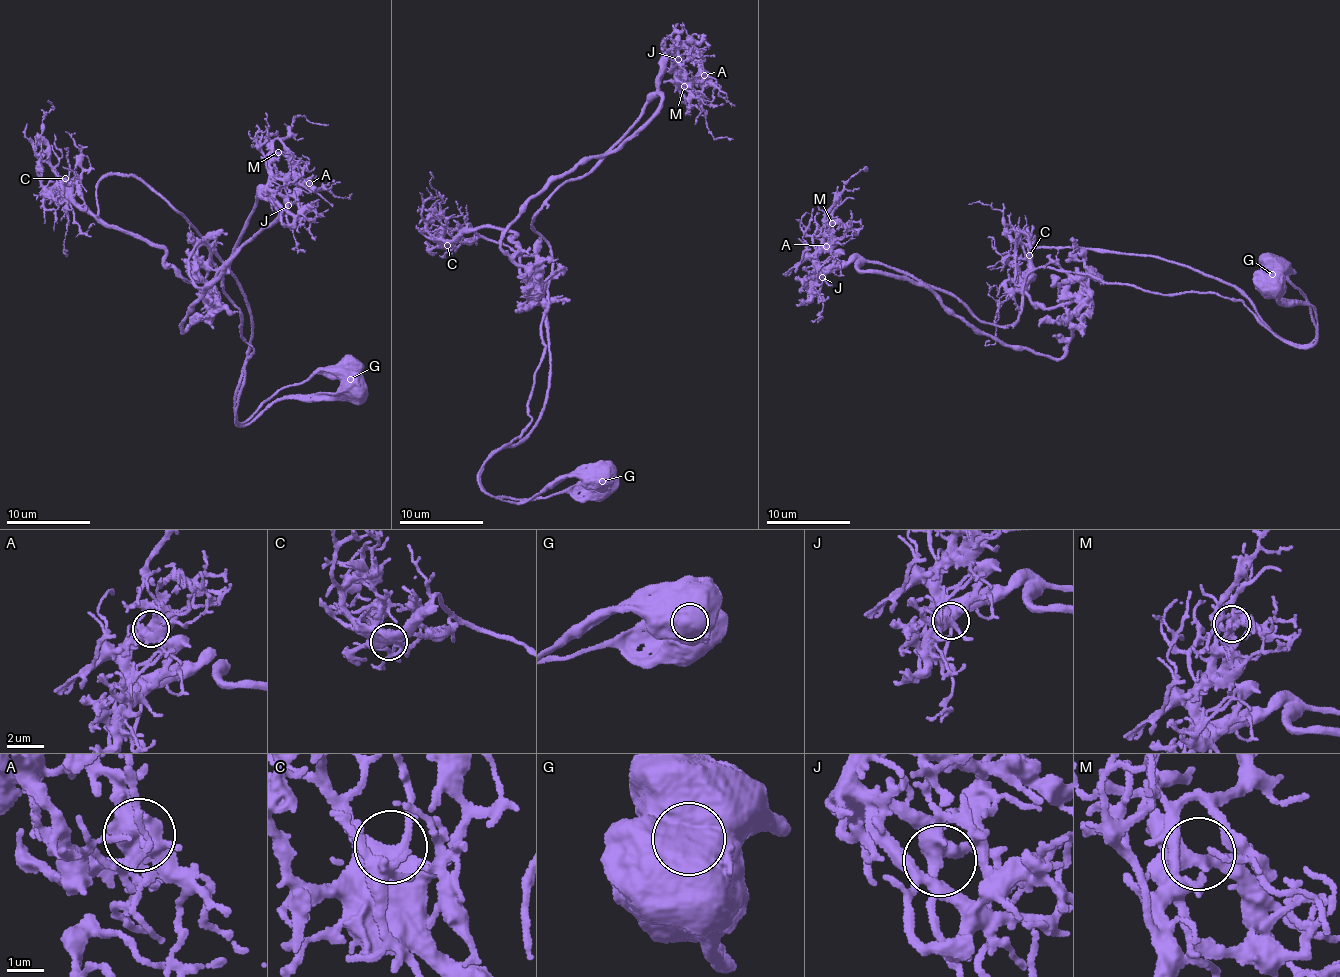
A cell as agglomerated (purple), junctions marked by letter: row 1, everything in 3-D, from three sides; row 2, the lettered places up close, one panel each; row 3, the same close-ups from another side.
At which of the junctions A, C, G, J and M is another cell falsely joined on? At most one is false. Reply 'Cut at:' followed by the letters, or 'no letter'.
Cut at: G

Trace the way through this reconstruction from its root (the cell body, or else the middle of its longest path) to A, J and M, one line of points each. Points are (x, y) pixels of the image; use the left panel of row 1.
A: (356, 388), (239, 423), (254, 348), (202, 240), (188, 276), (213, 280), (271, 179), (309, 183)
J: (356, 388), (234, 418), (254, 348), (202, 240), (188, 260), (202, 287), (262, 189), (288, 205)
M: (356, 388), (234, 418), (254, 348), (202, 240), (188, 260), (199, 287), (224, 267), (278, 152)

